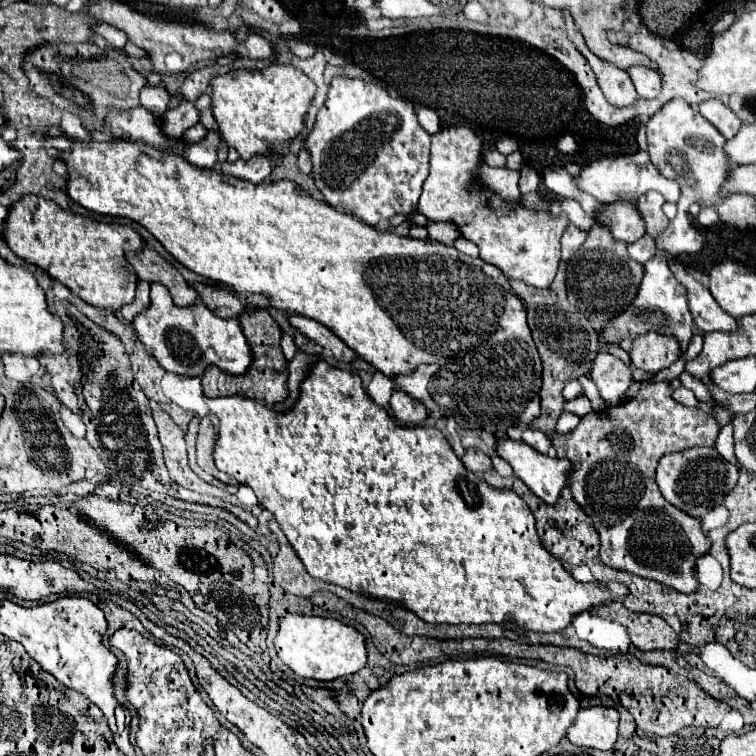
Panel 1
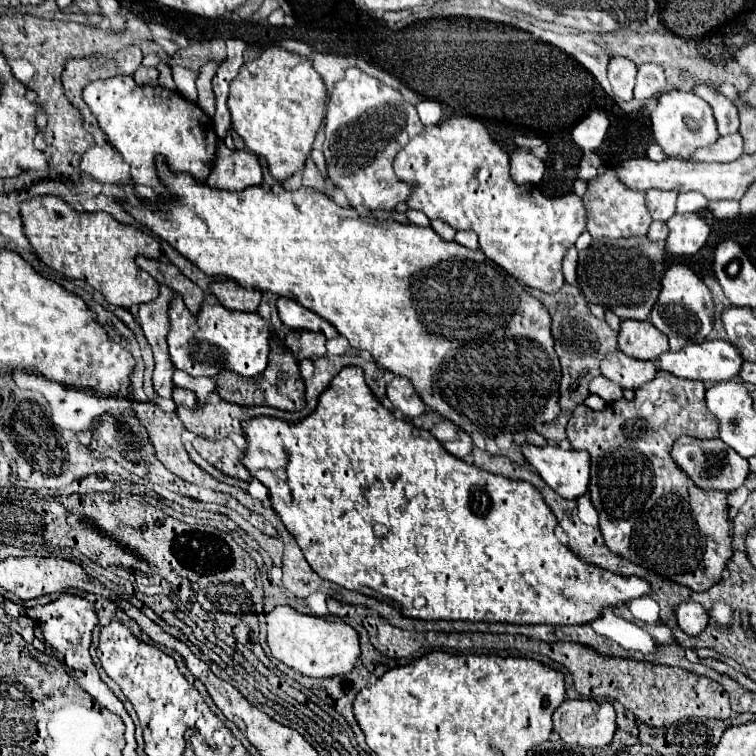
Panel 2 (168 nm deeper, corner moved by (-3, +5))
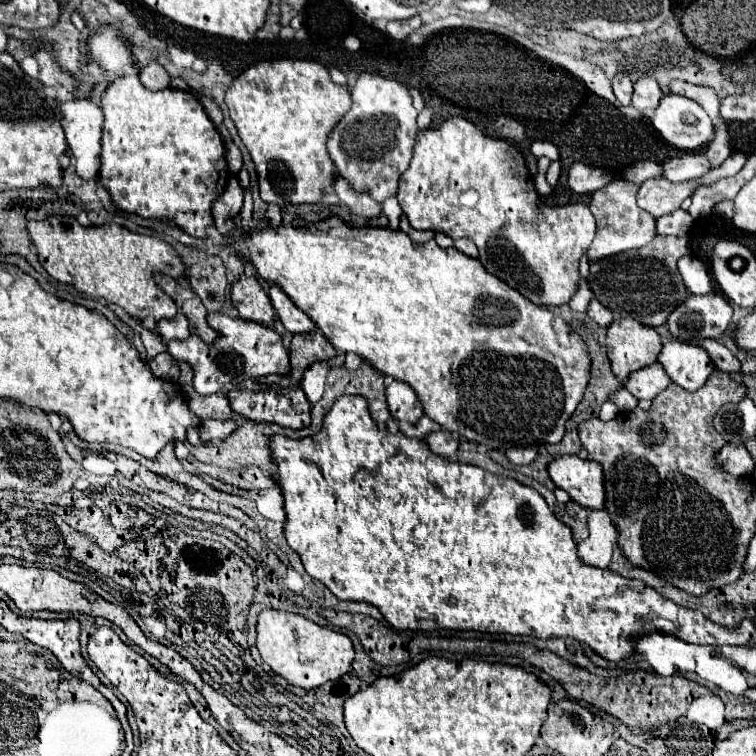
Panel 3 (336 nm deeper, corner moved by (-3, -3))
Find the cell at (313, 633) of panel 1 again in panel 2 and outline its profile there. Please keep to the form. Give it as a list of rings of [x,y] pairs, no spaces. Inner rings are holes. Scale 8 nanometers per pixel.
[[[275,606],[267,614],[267,644],[279,662],[295,662],[295,670],[311,678],[345,674],[359,660],[359,636],[351,626],[301,614],[289,606]]]

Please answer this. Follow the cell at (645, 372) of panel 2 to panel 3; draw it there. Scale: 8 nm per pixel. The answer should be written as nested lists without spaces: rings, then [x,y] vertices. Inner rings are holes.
[[[659,362],[641,368],[637,372],[633,372],[627,382],[623,384],[637,400],[653,400],[659,392],[663,392],[669,386],[669,376],[665,374],[665,370],[661,368]]]

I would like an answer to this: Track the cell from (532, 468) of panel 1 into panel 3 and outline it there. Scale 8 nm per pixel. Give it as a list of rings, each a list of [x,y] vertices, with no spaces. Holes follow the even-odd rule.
[[[557,456],[547,464],[547,472],[553,484],[565,490],[573,502],[589,510],[603,508],[603,472],[601,464],[593,460],[583,460],[579,456]]]

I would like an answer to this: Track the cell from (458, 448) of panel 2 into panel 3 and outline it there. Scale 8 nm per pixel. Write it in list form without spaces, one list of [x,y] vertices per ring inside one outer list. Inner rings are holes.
[[[439,430],[439,432],[433,432],[425,438],[425,442],[429,444],[429,450],[437,456],[443,456],[443,458],[451,458],[455,460],[457,458],[457,450],[459,450],[459,440],[457,436],[453,436],[451,432],[445,432],[445,430]]]

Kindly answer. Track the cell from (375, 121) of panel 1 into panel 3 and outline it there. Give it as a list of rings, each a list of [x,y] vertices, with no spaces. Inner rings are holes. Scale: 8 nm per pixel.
[[[361,72],[357,76],[357,80],[349,86],[349,92],[351,92],[353,104],[351,104],[349,112],[331,130],[329,140],[327,140],[327,150],[329,150],[333,164],[337,166],[337,172],[357,192],[367,192],[367,194],[371,194],[371,198],[375,202],[383,204],[387,198],[397,196],[399,176],[405,172],[405,168],[409,168],[409,160],[411,160],[411,152],[413,152],[413,144],[415,144],[413,136],[417,132],[417,120],[415,118],[419,112],[413,108],[407,88],[403,84],[399,84],[397,80],[391,80],[391,78]]]

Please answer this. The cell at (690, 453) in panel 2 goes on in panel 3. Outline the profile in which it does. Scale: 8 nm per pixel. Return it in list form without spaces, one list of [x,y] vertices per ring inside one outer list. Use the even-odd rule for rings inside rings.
[[[725,444],[715,456],[715,464],[731,476],[743,476],[755,468],[755,462],[747,448],[737,448],[737,444]]]

